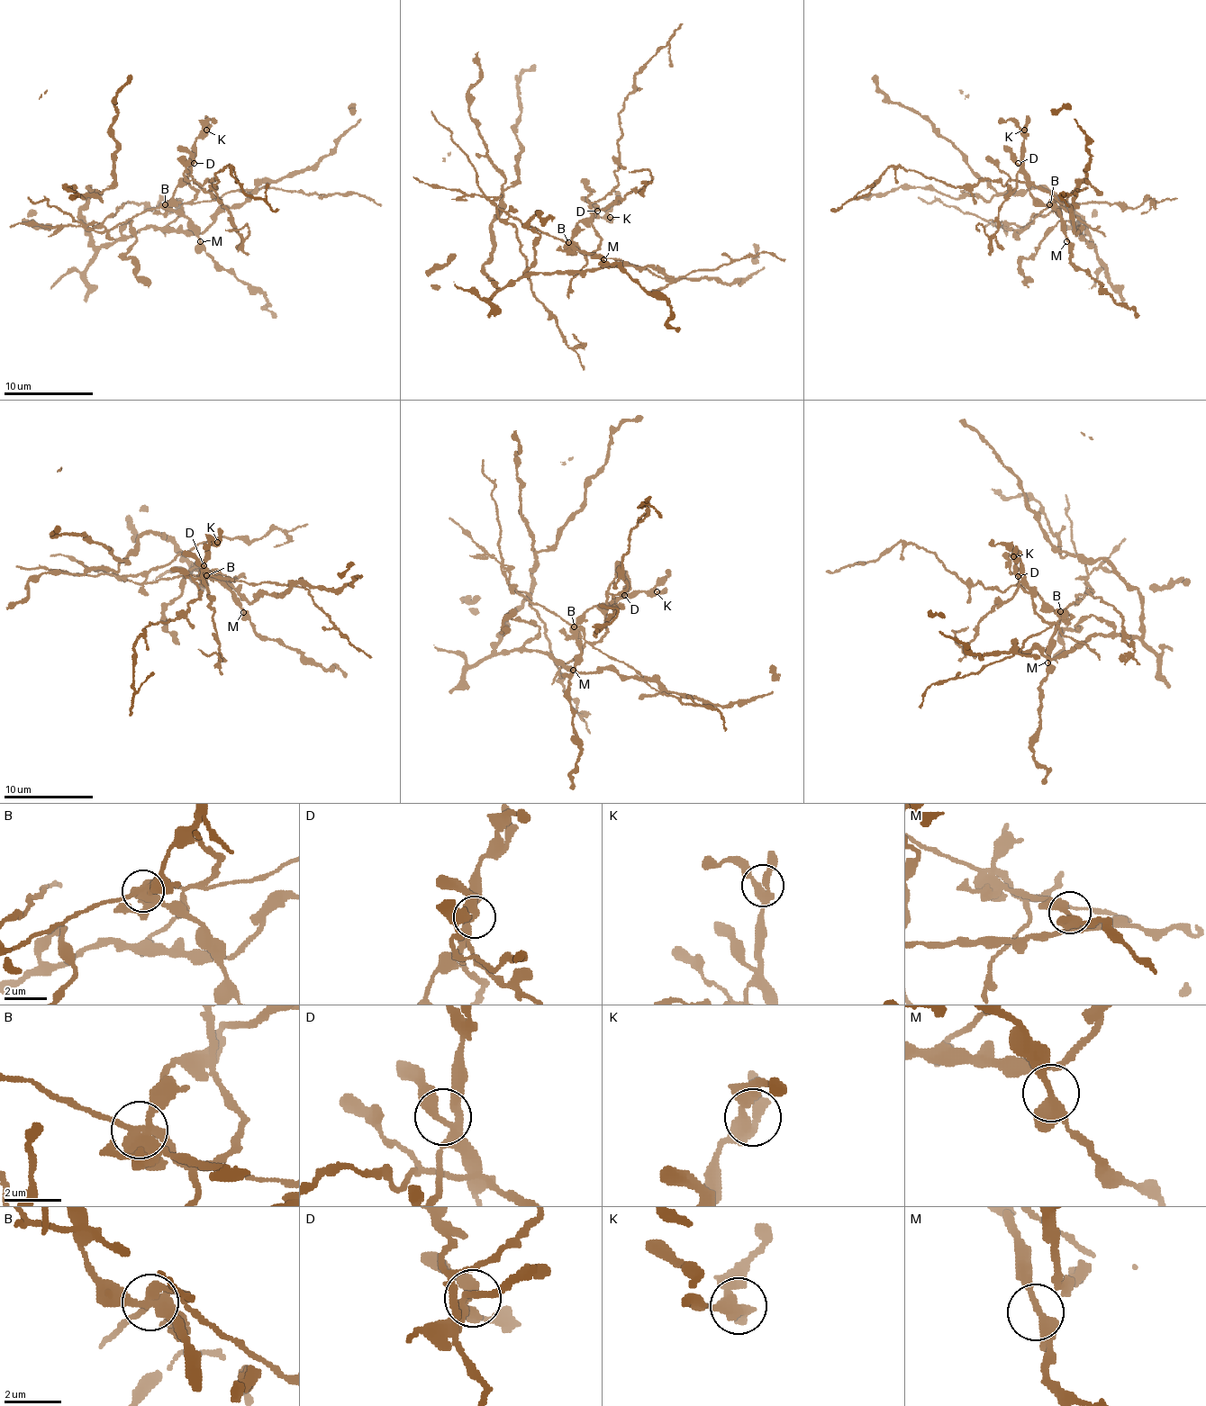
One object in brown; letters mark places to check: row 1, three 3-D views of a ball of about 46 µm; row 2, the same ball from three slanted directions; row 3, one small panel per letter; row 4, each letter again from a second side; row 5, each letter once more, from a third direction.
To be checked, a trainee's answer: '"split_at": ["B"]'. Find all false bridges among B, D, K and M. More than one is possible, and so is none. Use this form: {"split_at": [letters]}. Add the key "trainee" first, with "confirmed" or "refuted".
{"trainee": "confirmed", "split_at": ["B"]}

